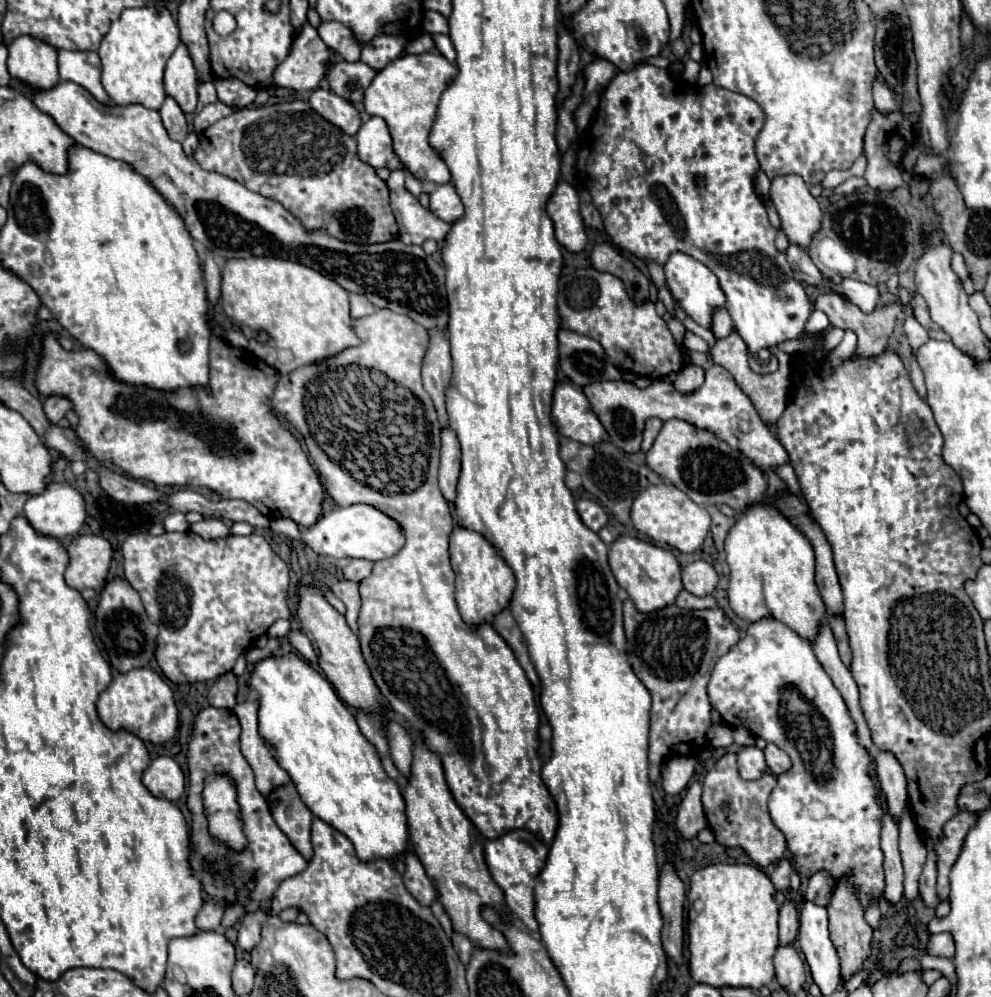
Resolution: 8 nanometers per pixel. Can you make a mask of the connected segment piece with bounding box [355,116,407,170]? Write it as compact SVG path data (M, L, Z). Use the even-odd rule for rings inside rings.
M369 118L357 132L357 154L361 162L373 168L389 168L389 170L407 170L397 154L393 152L393 142L389 128L383 118Z

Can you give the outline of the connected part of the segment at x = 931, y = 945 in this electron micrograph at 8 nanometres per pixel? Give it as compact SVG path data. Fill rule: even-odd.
M943 932L943 934L931 934L929 942L927 942L927 952L933 956L943 956L943 958L953 958L955 954L955 944L951 934Z

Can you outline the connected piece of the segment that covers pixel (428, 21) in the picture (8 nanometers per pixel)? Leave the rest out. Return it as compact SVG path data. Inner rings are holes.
M425 12L425 20L423 26L429 34L447 34L449 32L449 24L447 18L437 14L437 12Z

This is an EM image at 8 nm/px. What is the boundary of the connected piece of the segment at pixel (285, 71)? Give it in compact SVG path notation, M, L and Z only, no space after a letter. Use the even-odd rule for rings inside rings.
M305 24L305 30L301 34L295 34L293 48L289 56L275 68L273 72L273 86L275 88L287 88L287 90L315 90L319 82L325 78L325 66L329 64L329 48L321 42L317 30L309 24Z

